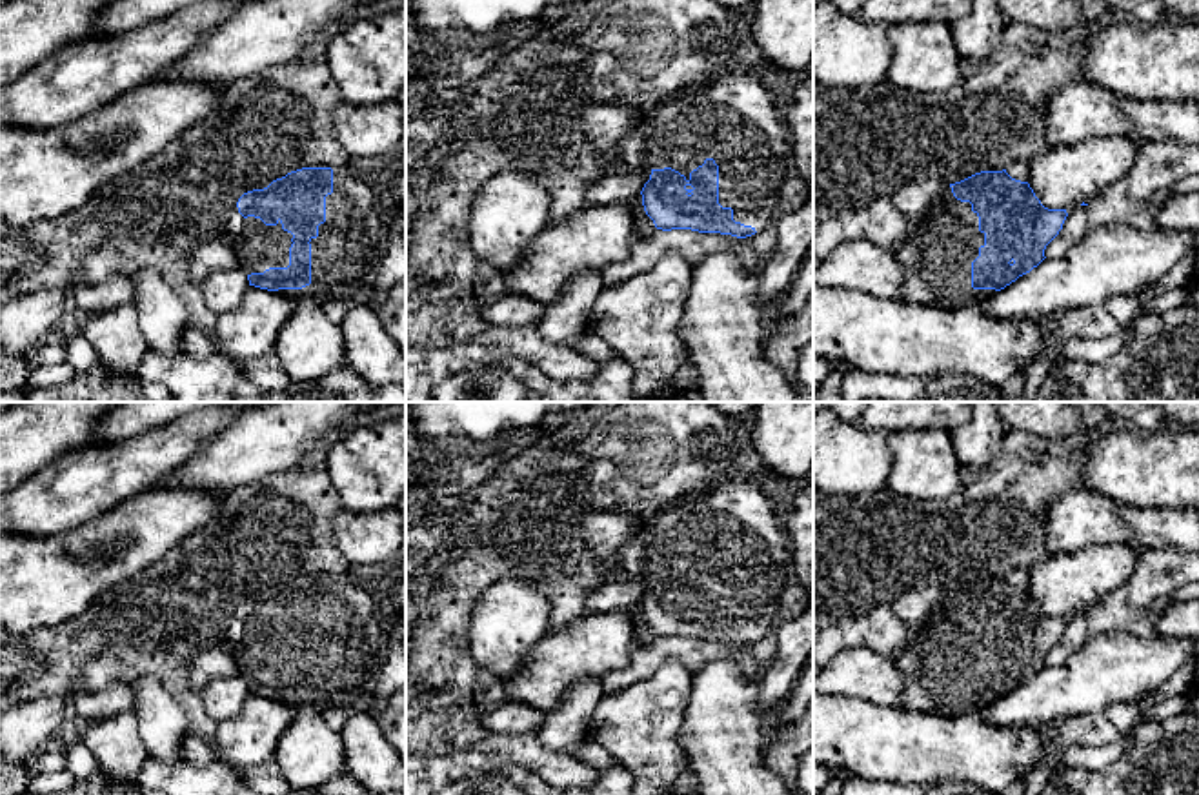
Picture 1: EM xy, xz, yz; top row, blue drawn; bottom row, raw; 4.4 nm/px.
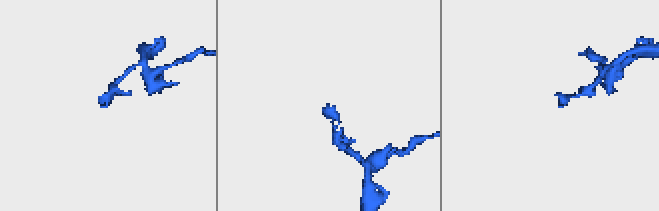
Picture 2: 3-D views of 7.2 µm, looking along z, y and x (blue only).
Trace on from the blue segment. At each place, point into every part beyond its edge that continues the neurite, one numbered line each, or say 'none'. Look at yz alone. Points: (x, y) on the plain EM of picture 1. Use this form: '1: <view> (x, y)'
1: yz (937, 659)

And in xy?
1: xy (359, 661)

